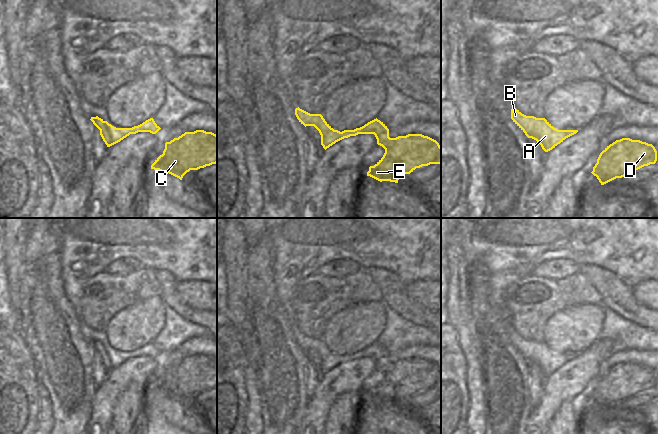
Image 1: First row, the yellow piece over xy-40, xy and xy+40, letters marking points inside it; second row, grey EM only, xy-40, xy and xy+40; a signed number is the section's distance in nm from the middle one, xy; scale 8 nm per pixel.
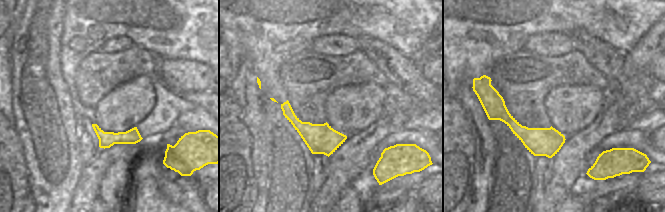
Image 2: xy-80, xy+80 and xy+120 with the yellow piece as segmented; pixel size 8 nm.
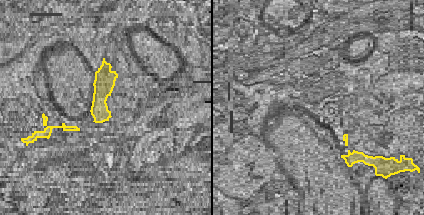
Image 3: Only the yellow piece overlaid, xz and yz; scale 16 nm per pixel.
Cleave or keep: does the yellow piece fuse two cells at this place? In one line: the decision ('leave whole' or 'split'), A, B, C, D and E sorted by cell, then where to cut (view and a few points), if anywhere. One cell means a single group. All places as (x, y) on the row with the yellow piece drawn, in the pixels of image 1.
leave whole; groups A B C D E; cut none

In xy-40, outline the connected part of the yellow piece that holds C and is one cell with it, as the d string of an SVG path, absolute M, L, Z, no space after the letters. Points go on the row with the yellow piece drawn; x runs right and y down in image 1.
M204 130L185 132L165 143L163 154L151 169L169 173L180 180L190 170L217 163L217 135Z

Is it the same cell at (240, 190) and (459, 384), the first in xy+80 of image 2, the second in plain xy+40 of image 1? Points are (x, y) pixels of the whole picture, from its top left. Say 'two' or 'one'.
one

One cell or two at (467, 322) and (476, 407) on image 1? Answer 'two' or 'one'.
one

